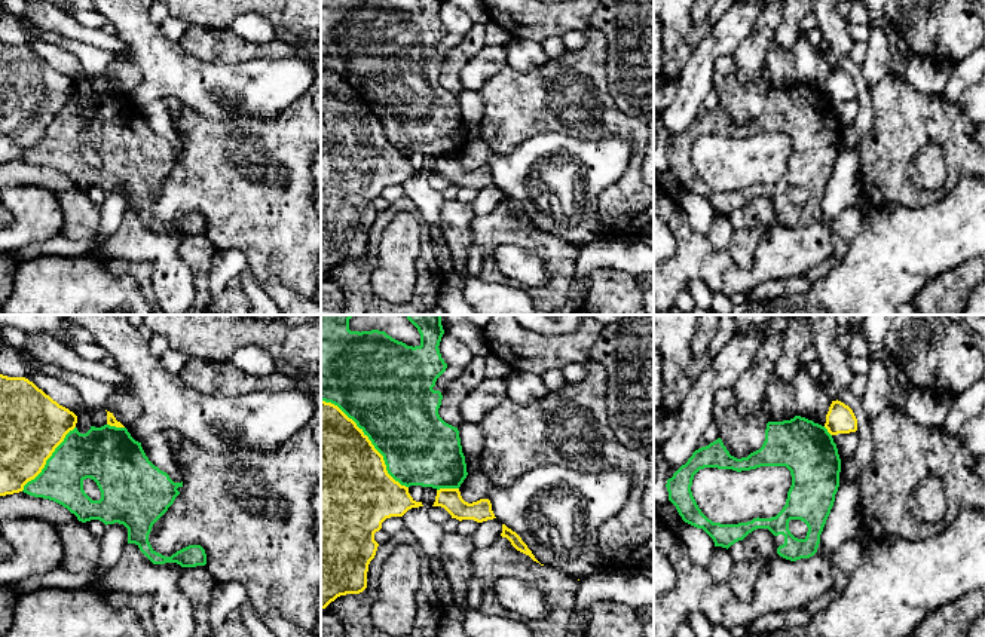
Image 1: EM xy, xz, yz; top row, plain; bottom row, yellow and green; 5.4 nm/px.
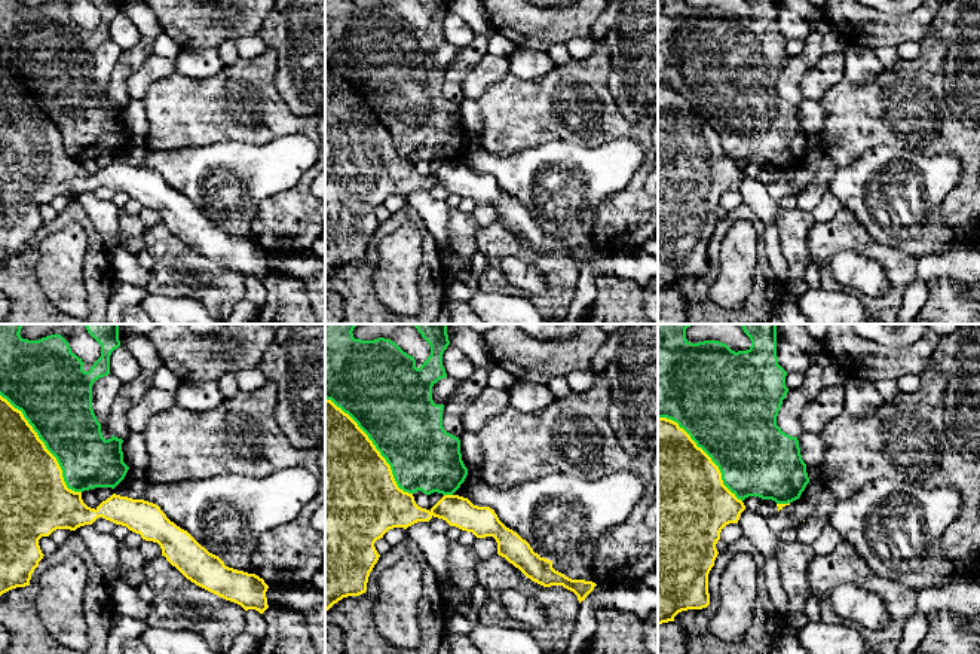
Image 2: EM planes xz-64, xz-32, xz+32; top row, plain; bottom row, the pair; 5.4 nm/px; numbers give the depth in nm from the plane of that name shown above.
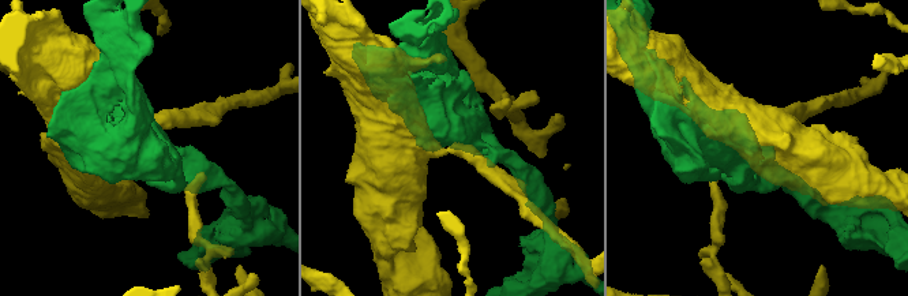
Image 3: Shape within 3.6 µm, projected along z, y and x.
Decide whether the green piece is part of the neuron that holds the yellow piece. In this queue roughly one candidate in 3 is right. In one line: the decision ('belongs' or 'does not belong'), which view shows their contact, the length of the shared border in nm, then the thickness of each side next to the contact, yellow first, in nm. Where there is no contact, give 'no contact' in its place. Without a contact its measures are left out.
does not belong | xz | 650 nm | 500/460 nm

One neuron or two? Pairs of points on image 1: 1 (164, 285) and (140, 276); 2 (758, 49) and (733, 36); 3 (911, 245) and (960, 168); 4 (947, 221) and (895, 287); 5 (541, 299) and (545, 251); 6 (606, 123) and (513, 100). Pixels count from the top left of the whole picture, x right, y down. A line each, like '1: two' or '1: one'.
1: two
2: two
3: two
4: one
5: one
6: one

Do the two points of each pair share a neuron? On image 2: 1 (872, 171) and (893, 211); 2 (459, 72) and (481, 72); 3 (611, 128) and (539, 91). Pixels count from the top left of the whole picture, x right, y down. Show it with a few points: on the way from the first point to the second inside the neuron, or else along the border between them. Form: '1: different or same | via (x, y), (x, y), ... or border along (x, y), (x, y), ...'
1: same | via (878, 182), (893, 201)
2: different | border along (487, 52), (464, 78), (464, 97)
3: same | via (602, 109), (579, 109), (569, 98), (560, 98)

